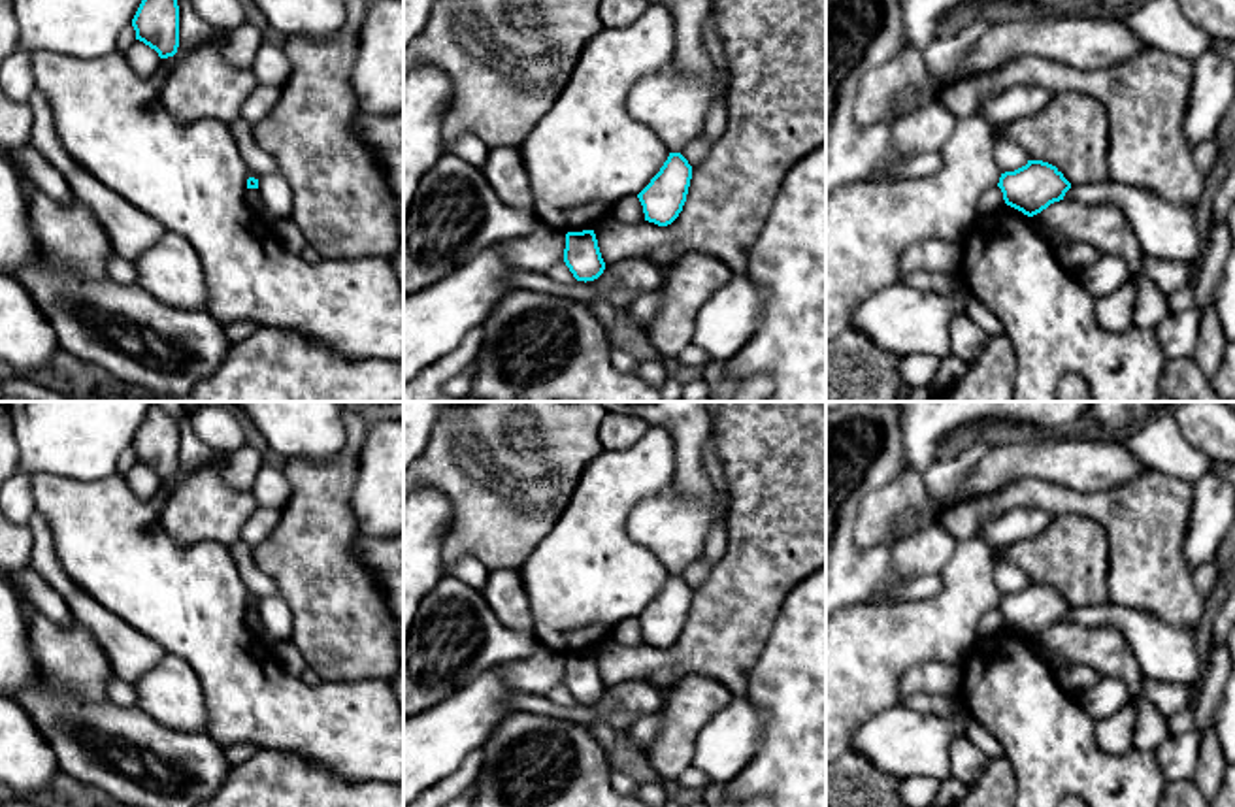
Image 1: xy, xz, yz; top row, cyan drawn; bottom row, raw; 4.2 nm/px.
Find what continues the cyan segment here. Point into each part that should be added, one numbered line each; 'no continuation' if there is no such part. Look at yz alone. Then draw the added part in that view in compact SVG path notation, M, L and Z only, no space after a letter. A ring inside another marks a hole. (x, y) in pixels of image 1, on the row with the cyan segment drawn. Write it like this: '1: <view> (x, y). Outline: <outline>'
no continuation

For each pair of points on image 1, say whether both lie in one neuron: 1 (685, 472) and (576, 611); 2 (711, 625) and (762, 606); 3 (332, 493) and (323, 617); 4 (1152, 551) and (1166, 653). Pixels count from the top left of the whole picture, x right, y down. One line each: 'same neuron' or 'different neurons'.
1: different neurons
2: same neuron
3: same neuron
4: different neurons

